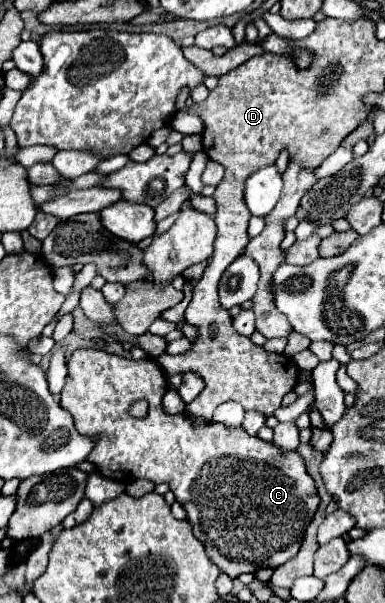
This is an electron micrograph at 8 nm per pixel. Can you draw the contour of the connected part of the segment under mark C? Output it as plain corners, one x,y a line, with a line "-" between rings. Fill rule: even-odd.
92,348
74,350
68,358
68,378
60,406
72,414
78,432
94,438
94,450
88,462
92,462
102,476
118,482
124,480
128,484
134,482
134,478
146,478
154,484
168,482
176,500
186,506
194,536
204,544
212,562
230,578
268,566
276,568
294,558
302,544
302,534
320,504
314,480
306,472
302,456
296,452
280,452
272,442
248,436
244,428
230,430
218,422
196,428
186,414
168,416
162,410
166,386
166,378
152,358
134,362
-
138,400
148,400
150,404
144,418
134,418
128,412

